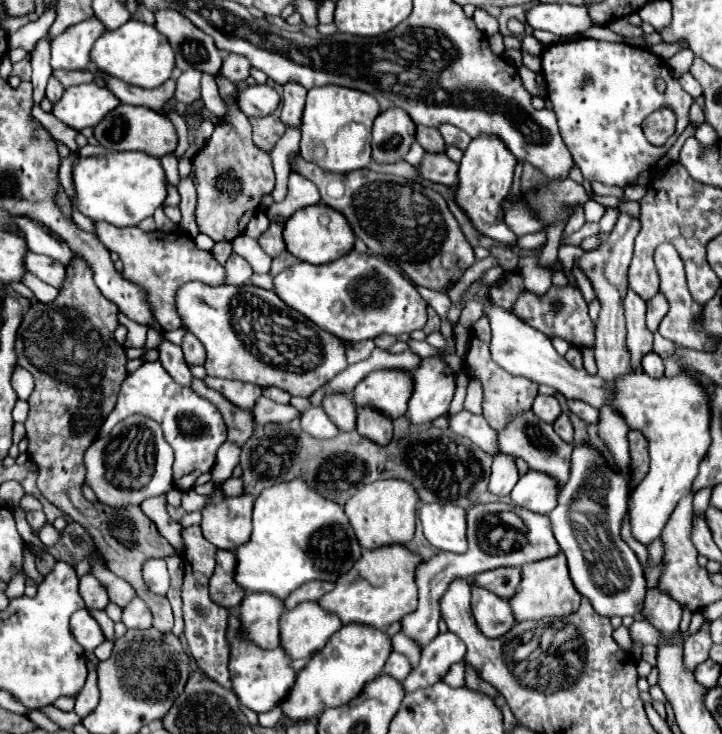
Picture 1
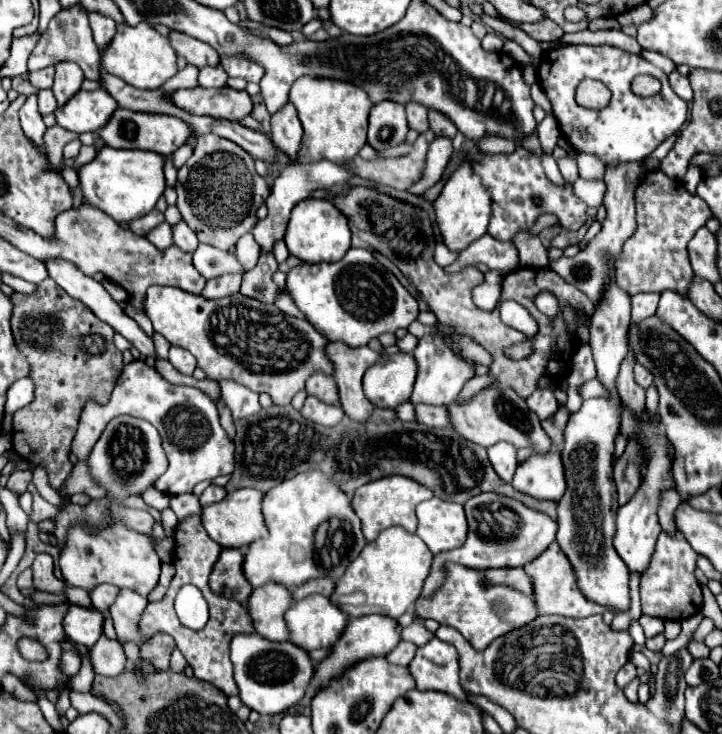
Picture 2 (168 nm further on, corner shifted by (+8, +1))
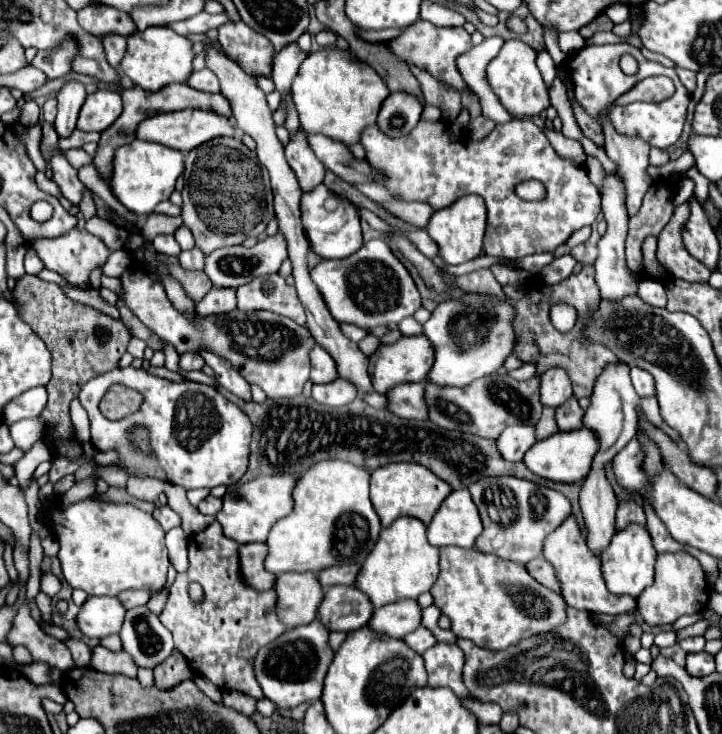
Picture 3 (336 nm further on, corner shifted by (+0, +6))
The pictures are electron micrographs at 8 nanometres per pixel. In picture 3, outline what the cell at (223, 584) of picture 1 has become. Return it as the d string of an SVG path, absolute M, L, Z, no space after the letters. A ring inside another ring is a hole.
M244 544L240 546L240 566L244 582L256 590L274 588L276 576L264 570L264 558L268 556L266 544Z

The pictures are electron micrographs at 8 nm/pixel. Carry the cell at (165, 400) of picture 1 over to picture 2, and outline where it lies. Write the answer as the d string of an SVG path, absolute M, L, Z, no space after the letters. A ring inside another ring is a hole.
M139 359L124 365L120 381L116 383L110 395L110 401L106 405L98 405L96 409L90 409L86 405L80 417L78 431L72 441L72 453L78 457L78 463L74 465L74 471L68 477L62 493L66 495L86 493L92 499L100 499L104 495L104 489L100 489L98 483L88 473L86 457L92 445L98 441L104 427L110 423L110 419L114 419L116 415L124 415L124 413L150 421L162 437L162 447L166 451L170 465L166 473L154 483L158 491L168 493L168 495L190 493L196 483L212 481L218 475L226 475L234 471L234 443L226 437L224 429L220 427L218 409L210 401L210 397L198 389L168 383L156 371L156 367L150 367L144 360Z

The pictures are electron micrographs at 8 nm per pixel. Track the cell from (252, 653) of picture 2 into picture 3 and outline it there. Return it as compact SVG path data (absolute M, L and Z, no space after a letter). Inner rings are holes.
M314 620L308 626L290 628L278 640L260 648L254 662L256 678L264 690L264 696L270 698L278 708L294 708L302 702L320 698L332 658L334 652L328 646L328 630L320 620Z

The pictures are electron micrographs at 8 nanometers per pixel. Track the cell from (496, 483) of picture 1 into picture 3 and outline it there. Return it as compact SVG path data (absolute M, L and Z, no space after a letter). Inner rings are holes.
M508 426L498 438L498 450L508 462L520 462L528 448L536 444L534 426Z

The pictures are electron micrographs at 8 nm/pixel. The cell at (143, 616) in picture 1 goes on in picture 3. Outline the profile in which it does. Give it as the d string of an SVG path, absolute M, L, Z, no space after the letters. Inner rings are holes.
M212 522L206 530L192 536L188 550L190 568L186 574L176 576L160 614L160 622L172 632L176 650L184 654L196 674L208 678L220 690L238 690L260 700L264 694L256 682L252 660L256 658L260 646L274 642L288 630L276 614L276 592L258 592L244 584L240 574L238 544L222 534L222 526L218 522ZM192 580L196 580L204 590L202 602L190 600L188 584Z

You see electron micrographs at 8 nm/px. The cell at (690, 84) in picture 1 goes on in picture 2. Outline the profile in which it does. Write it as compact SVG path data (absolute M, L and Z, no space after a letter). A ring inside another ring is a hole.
M674 69L674 71L668 75L668 79L670 79L670 87L674 89L676 95L680 95L684 101L692 101L692 87L690 87L688 77L680 75L680 73Z

